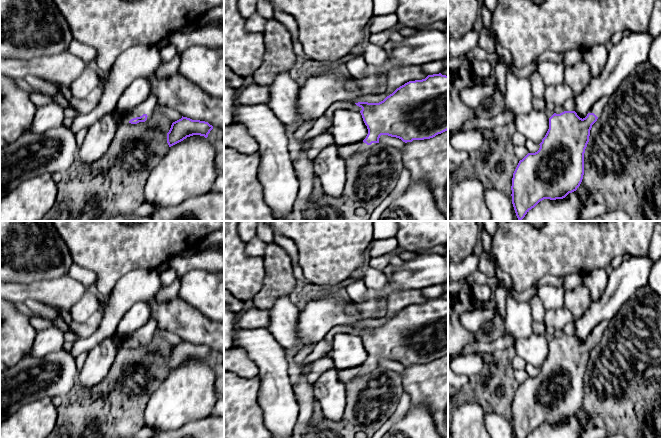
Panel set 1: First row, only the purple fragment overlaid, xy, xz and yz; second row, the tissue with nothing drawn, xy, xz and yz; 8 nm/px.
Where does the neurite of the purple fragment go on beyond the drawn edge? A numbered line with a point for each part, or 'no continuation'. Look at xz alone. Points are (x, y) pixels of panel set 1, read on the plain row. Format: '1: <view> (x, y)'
1: xz (345, 376)

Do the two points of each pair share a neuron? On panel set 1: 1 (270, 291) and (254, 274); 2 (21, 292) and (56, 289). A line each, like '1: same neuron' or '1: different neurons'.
1: different neurons
2: same neuron

